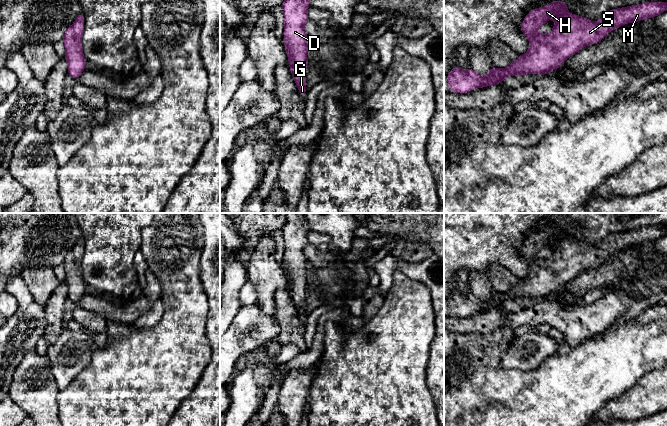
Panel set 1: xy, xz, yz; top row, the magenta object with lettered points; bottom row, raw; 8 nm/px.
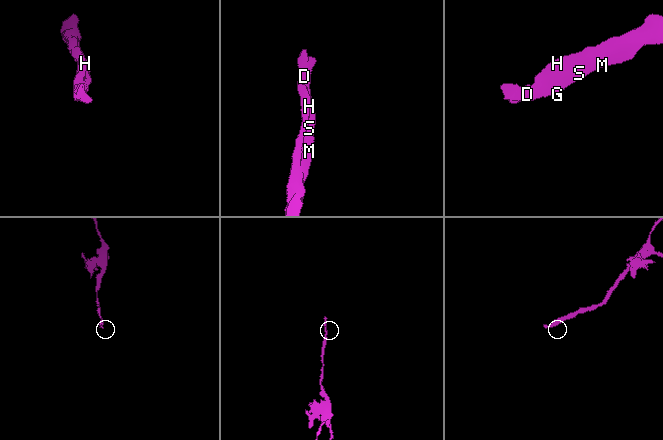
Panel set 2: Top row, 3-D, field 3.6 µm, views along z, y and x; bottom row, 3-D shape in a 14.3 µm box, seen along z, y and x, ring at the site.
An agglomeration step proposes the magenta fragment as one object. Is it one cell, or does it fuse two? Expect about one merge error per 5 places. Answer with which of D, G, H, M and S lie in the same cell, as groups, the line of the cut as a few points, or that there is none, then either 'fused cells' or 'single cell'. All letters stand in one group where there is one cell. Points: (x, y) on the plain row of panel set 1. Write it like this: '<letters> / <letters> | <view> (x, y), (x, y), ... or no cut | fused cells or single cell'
D G H M S | no cut | single cell

